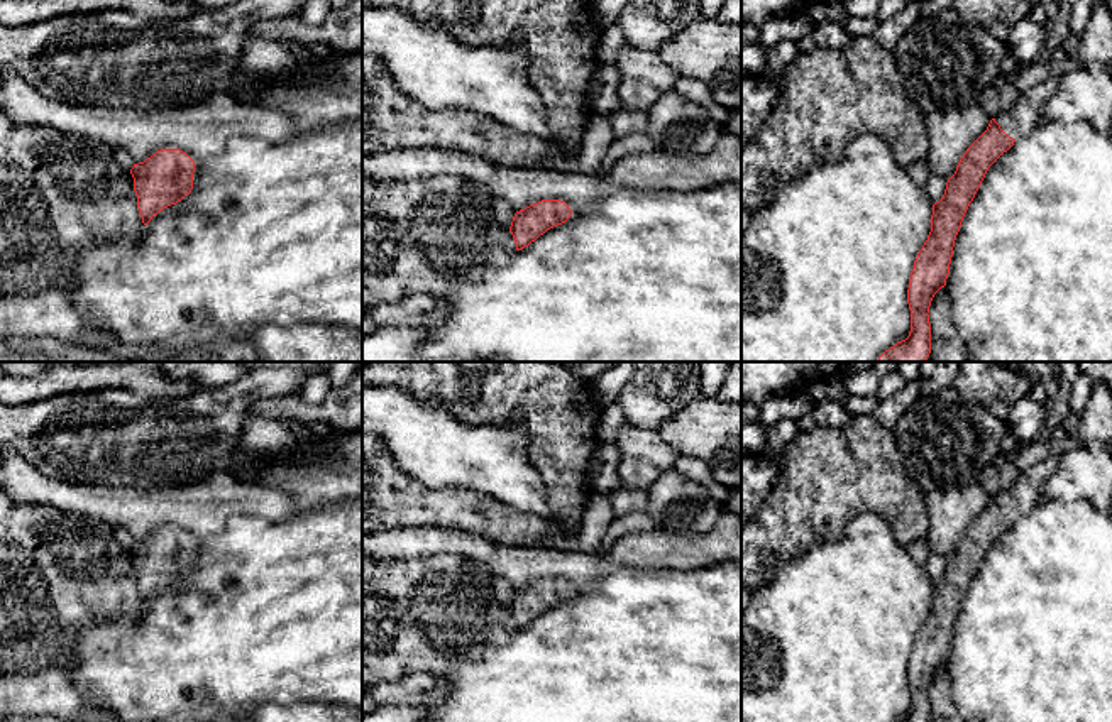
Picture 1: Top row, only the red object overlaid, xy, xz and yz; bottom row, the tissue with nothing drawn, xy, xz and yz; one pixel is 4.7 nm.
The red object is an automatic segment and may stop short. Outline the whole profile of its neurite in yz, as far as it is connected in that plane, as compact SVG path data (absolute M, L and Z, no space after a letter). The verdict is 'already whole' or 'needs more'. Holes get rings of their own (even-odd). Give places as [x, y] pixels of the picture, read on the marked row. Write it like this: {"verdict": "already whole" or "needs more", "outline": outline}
{"verdict": "needs more", "outline": "M1051 74L1046 81L1019 91L1014 107L992 118L987 130L960 159L955 174L946 183L943 198L933 205L931 232L914 260L907 289L909 336L885 350L877 362L928 362L931 353L928 313L934 294L946 286L963 216L988 167L1039 123L1041 107L1058 86L1060 78Z"}

